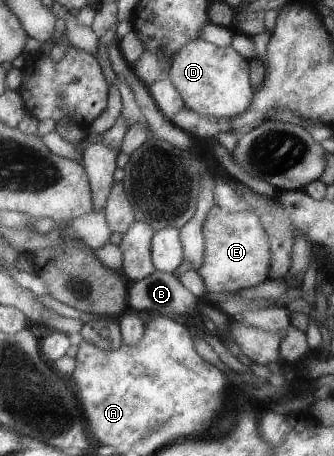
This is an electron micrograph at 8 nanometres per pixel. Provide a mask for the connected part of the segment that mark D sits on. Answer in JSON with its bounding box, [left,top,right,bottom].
[167,38,253,119]

